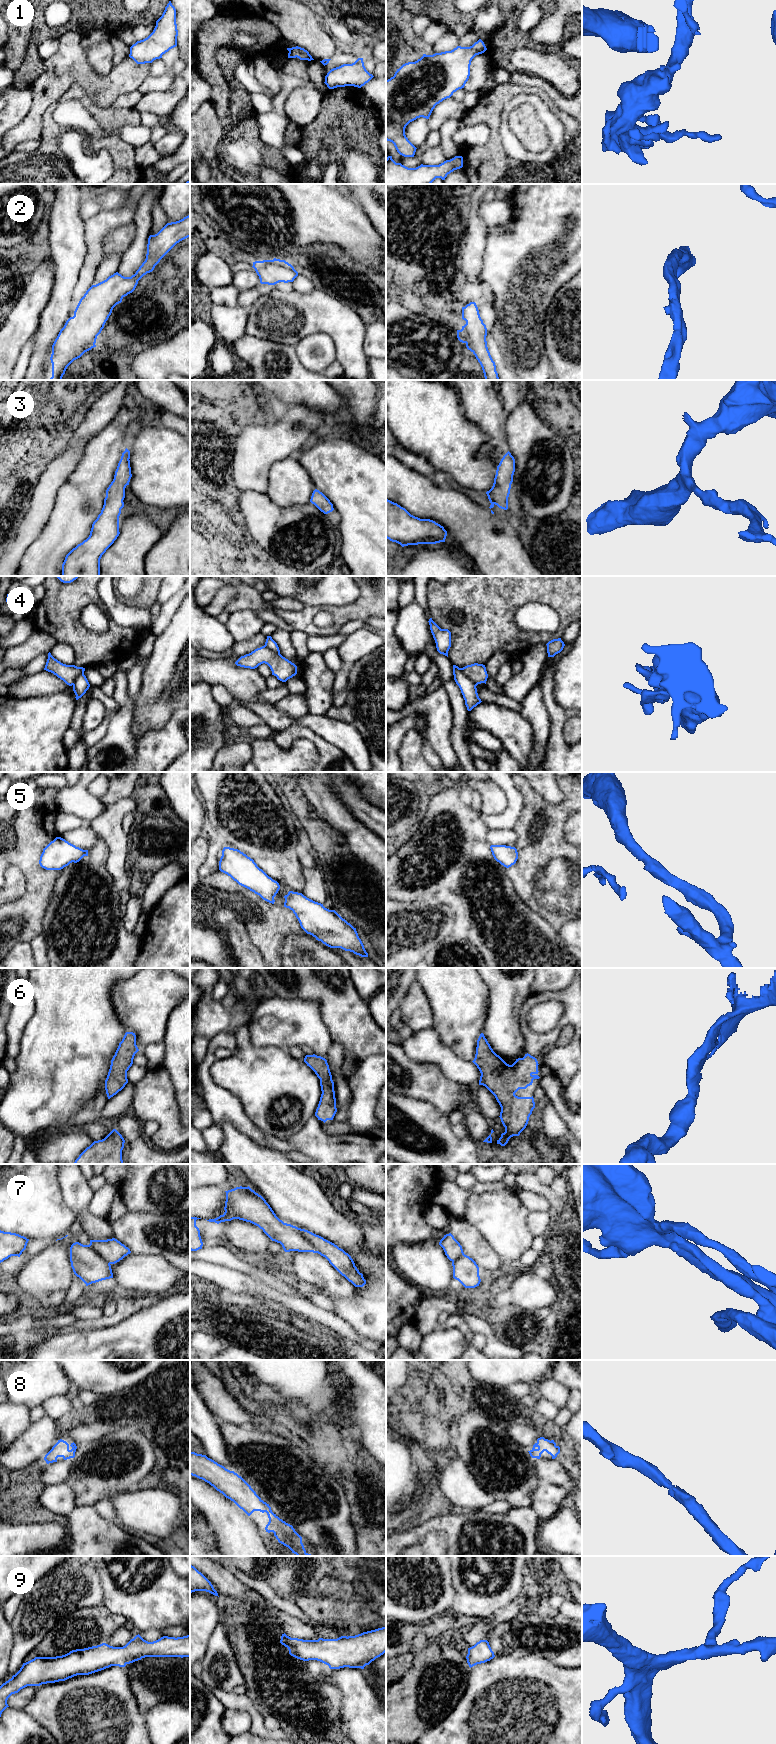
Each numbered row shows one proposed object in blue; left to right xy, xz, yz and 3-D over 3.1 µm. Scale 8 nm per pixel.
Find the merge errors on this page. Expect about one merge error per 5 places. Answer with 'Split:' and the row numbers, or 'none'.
Split: 4

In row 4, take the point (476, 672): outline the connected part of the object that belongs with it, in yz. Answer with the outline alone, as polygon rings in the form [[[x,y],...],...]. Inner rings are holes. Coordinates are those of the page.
[[[474,663],[461,668],[461,670],[466,677],[473,681],[474,684],[486,684],[488,674],[485,665]]]

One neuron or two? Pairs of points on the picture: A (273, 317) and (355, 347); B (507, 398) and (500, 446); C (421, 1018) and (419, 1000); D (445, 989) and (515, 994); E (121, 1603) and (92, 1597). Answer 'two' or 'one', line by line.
A: one
B: two
C: one
D: two
E: two

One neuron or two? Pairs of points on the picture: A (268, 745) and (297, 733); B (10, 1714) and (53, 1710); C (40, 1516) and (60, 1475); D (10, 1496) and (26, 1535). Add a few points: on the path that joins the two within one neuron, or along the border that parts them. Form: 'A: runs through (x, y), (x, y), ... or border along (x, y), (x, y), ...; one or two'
A: border along (271, 739), (284, 749), (288, 749), (297, 740); two
B: border along (23, 1710), (44, 1727); two
C: border along (46, 1463), (41, 1475), (41, 1481), (44, 1484); two
D: runs through (19, 1506), (21, 1525); one

